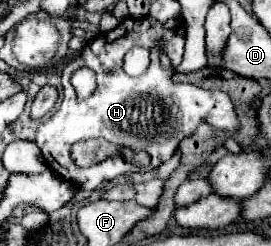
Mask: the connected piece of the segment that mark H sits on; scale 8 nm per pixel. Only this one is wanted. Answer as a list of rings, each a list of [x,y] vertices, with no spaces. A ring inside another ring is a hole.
[[[140,16],[140,18],[128,18],[126,30],[124,20],[110,32],[100,34],[92,42],[88,42],[80,56],[76,56],[62,72],[62,86],[64,86],[64,100],[60,110],[46,120],[38,132],[36,132],[36,144],[42,150],[42,156],[52,172],[56,172],[60,178],[74,182],[82,190],[96,190],[104,180],[114,180],[116,176],[128,174],[130,164],[126,162],[102,162],[102,166],[90,166],[90,168],[78,168],[72,164],[70,158],[70,146],[78,140],[88,138],[104,138],[112,144],[118,144],[122,148],[132,148],[134,152],[144,150],[150,154],[152,164],[150,168],[158,168],[162,162],[166,162],[176,150],[178,144],[192,136],[192,132],[198,128],[202,120],[212,124],[217,129],[236,131],[239,128],[238,118],[230,97],[222,91],[204,90],[192,84],[180,84],[174,82],[174,70],[180,64],[184,52],[184,22],[180,16],[176,20],[168,20],[166,24],[160,24],[158,20],[152,20],[152,16]],[[156,38],[162,38],[168,56],[172,60],[172,70],[164,70],[164,66],[158,62],[158,54],[150,54],[150,66],[142,76],[128,76],[122,68],[124,54],[134,48],[134,44],[152,50]],[[80,68],[90,68],[96,72],[96,90],[80,100],[76,96],[76,90],[72,88],[72,74]]]

